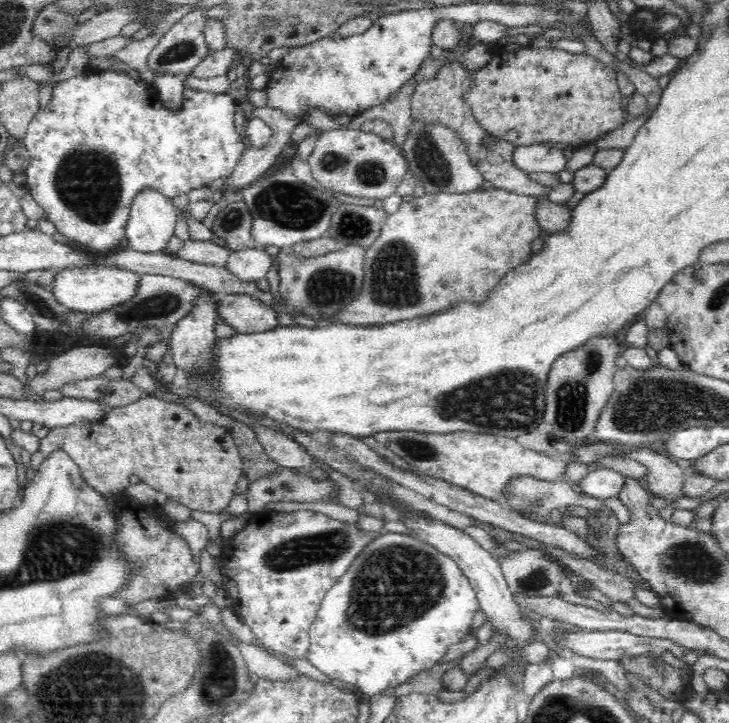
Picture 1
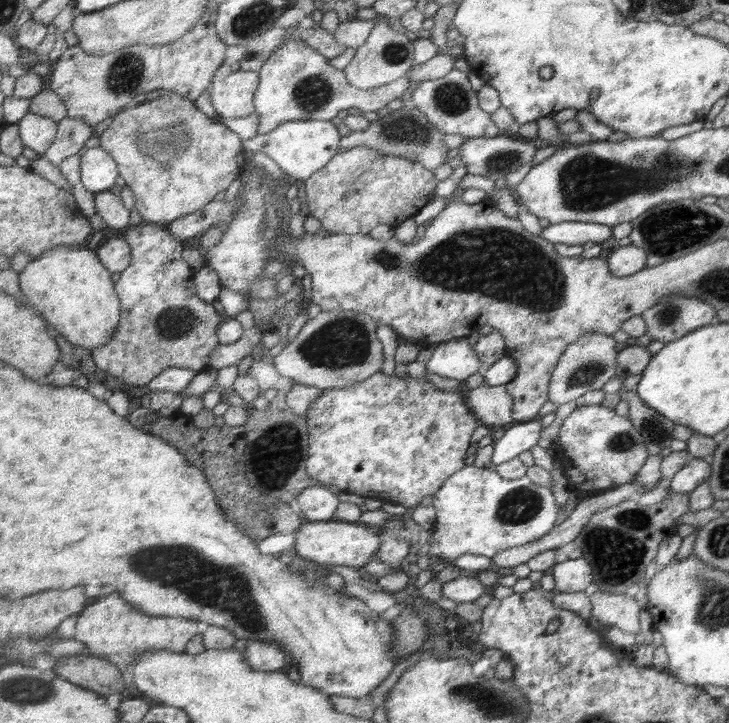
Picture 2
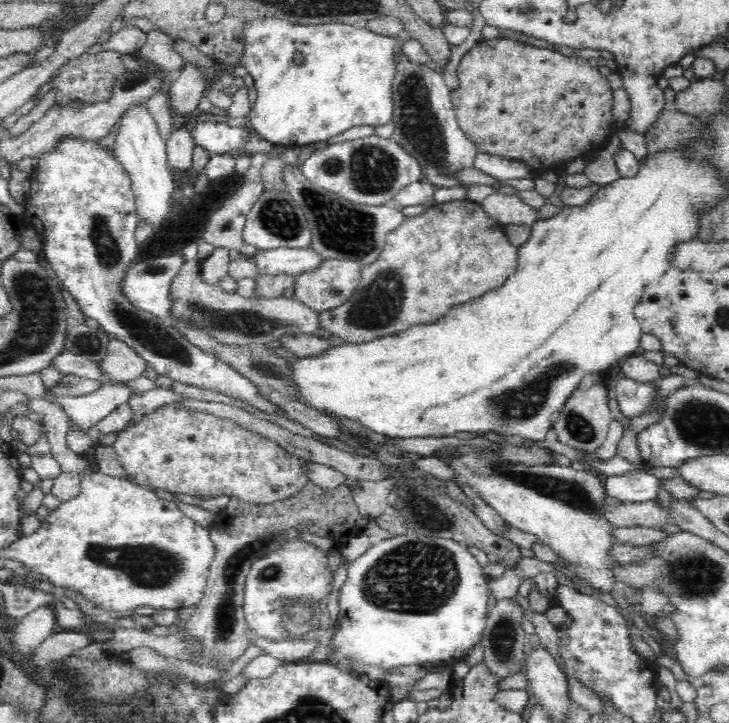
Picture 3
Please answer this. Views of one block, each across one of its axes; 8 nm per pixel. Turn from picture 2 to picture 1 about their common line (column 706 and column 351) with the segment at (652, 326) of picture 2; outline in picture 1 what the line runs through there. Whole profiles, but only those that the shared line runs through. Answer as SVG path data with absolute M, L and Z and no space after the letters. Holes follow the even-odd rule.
M483 188L470 191L469 193L425 193L421 197L411 197L405 199L396 212L387 216L386 222L382 225L380 234L370 247L366 248L364 258L364 278L363 290L358 296L343 307L337 314L327 316L327 320L332 323L344 323L350 325L389 325L390 323L405 321L408 319L438 313L456 306L458 302L480 303L487 298L487 291L492 290L512 268L520 263L526 263L532 256L532 242L544 235L542 228L539 228L538 221L533 216L533 208L538 202L542 202L546 196L524 197L516 193L506 192L506 190L493 189L484 190Z

